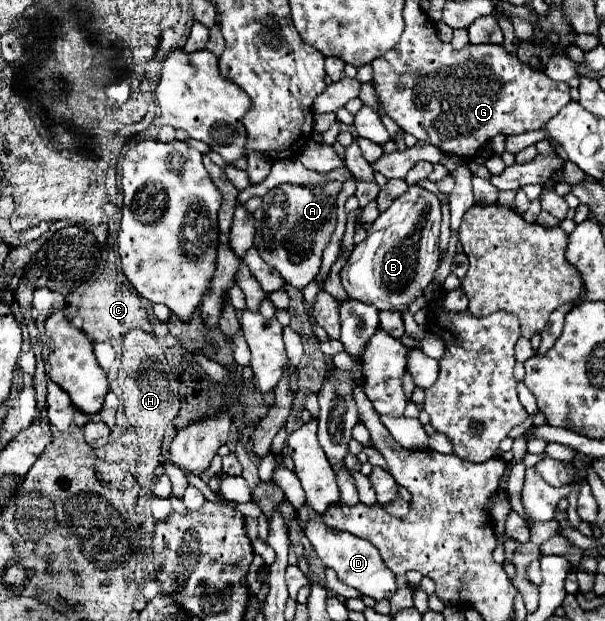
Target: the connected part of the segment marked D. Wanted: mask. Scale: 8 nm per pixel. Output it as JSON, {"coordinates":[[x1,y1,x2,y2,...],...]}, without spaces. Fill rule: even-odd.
{"coordinates":[[319,522,307,524,305,534,307,534,309,542,313,544,317,556,323,560,323,564,333,568,341,582,345,582,351,588,357,588,363,596,371,596,375,600,391,598,395,594,395,590,397,590,395,574,387,568,387,564,379,556,379,550,371,542,367,542,359,536,351,536,349,532,327,528,325,524,319,524]]}

